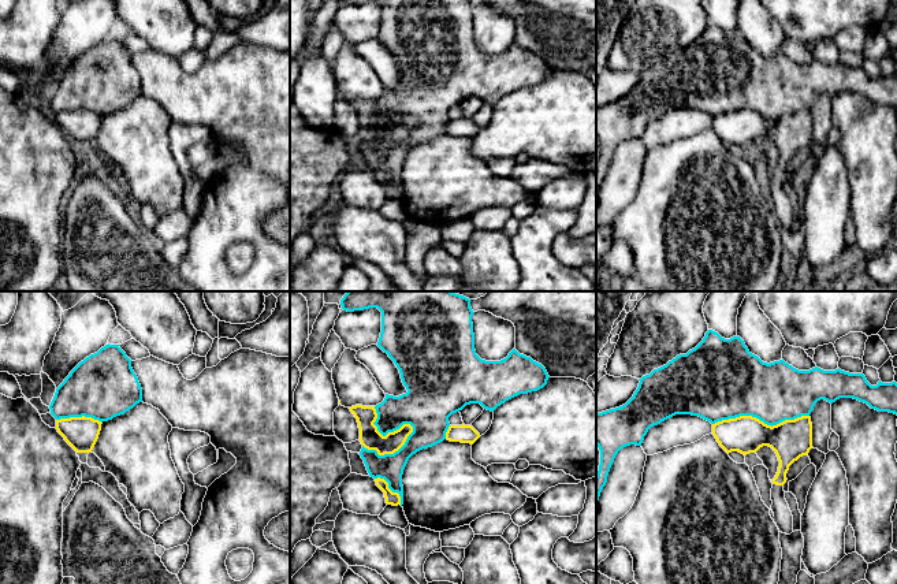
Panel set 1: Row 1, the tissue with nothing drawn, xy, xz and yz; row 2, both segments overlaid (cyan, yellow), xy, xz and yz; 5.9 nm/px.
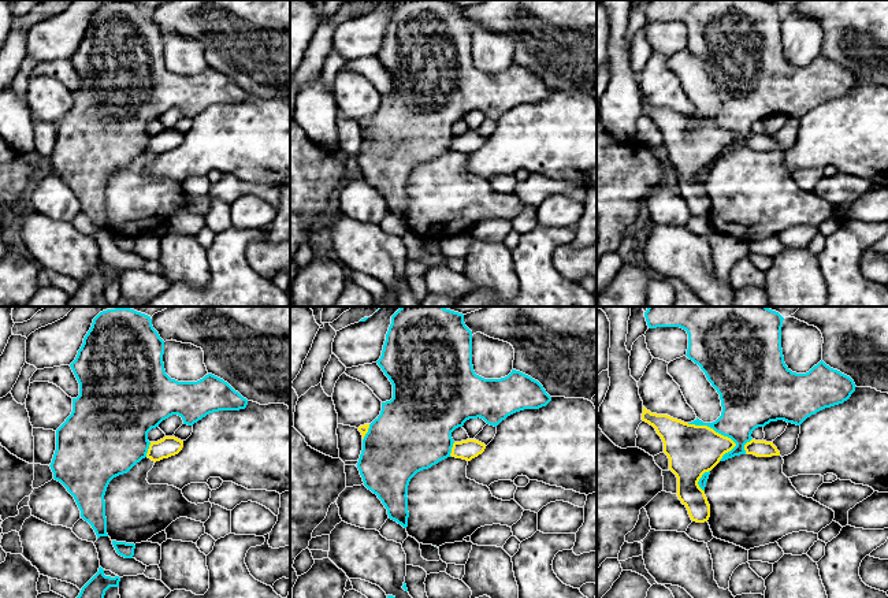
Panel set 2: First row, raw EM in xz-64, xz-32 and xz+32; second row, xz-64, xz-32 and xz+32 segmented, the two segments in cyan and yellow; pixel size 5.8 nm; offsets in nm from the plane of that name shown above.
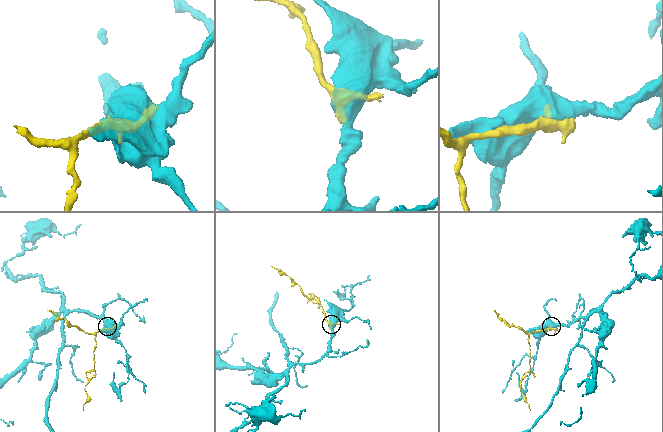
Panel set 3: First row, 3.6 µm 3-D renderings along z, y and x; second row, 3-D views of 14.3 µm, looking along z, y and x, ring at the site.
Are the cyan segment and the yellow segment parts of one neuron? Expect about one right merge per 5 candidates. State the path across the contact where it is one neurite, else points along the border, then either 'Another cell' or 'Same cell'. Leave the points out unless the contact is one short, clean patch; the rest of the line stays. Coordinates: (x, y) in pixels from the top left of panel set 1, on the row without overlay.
Another cell

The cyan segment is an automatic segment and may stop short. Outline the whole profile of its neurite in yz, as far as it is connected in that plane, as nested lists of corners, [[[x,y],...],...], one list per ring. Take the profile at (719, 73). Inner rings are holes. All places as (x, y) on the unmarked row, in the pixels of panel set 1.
[[[708,23],[703,34],[686,48],[680,48],[666,59],[639,72],[633,90],[622,100],[596,107],[596,140],[600,159],[596,168],[596,198],[607,176],[610,161],[618,145],[626,140],[641,140],[648,123],[675,108],[699,109],[711,118],[740,109],[752,109],[767,119],[809,109],[818,94],[830,97],[840,92],[853,92],[878,105],[897,108],[897,77],[871,79],[863,67],[823,64],[818,60],[799,64],[784,53],[763,56],[752,48],[740,30],[722,31]]]

